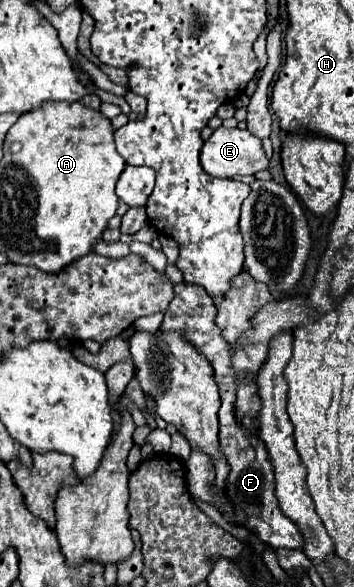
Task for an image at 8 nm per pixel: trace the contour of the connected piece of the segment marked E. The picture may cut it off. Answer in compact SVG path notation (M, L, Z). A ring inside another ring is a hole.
M219 127L213 131L213 135L205 141L205 145L201 149L201 165L211 177L233 179L235 175L255 175L257 171L267 169L269 159L265 157L265 151L261 147L261 139L251 135L247 129Z

